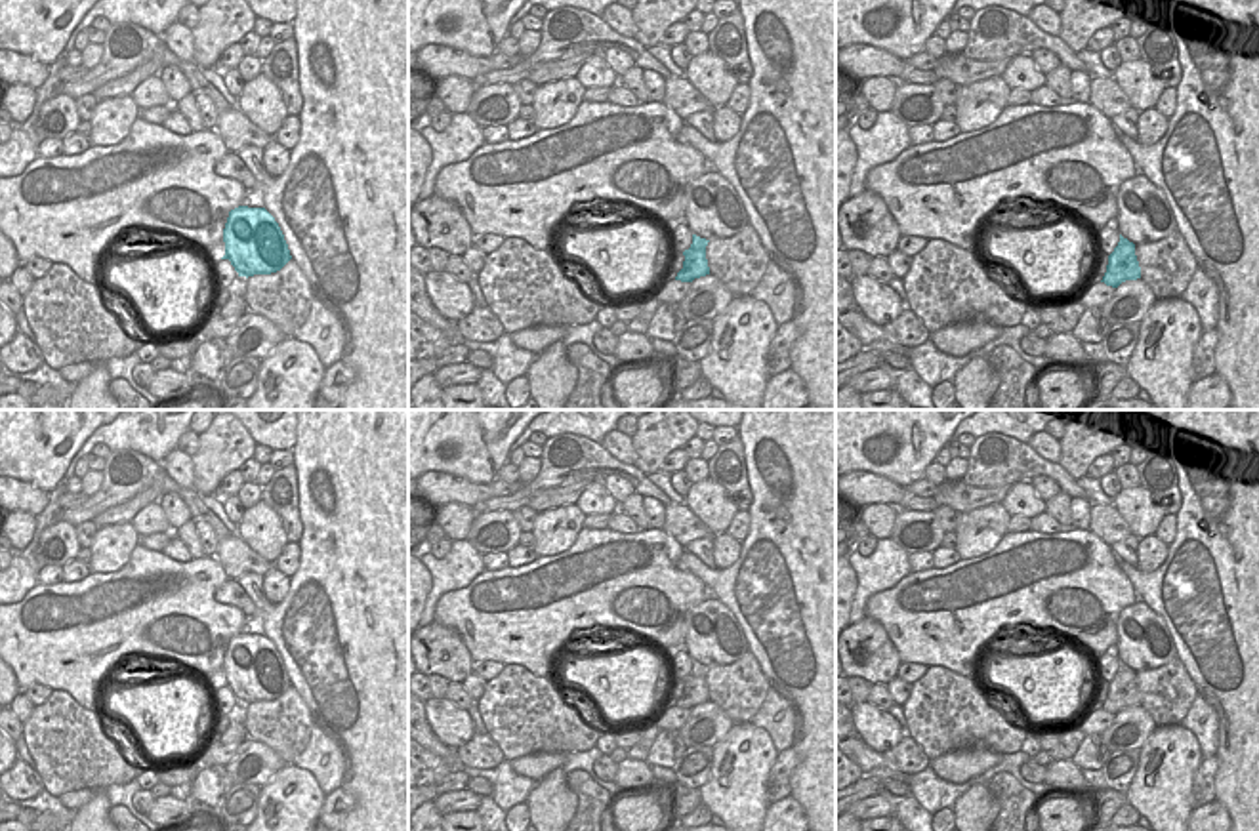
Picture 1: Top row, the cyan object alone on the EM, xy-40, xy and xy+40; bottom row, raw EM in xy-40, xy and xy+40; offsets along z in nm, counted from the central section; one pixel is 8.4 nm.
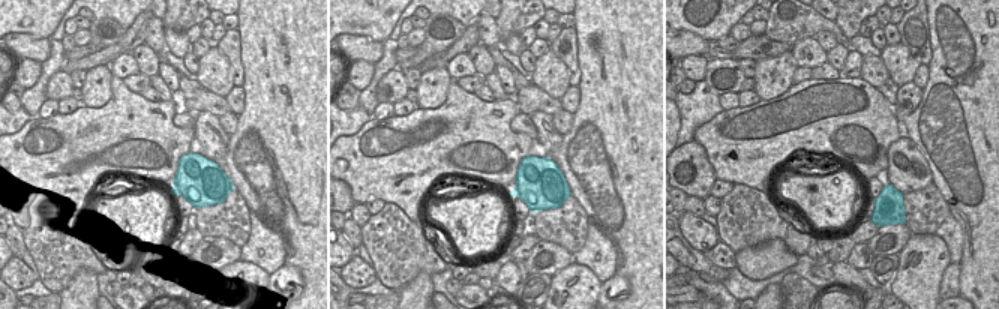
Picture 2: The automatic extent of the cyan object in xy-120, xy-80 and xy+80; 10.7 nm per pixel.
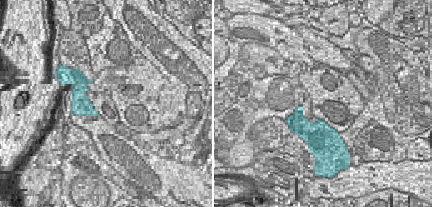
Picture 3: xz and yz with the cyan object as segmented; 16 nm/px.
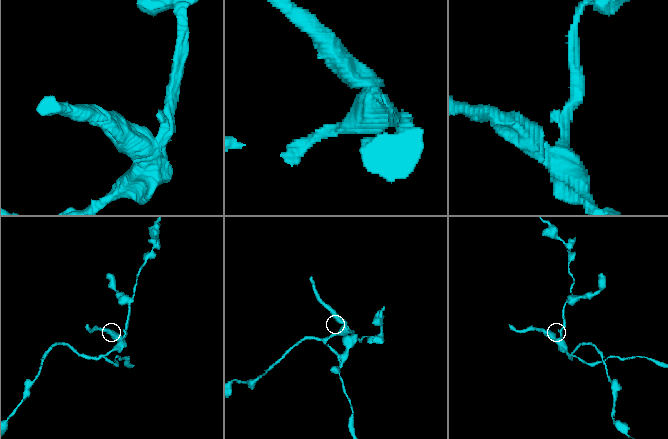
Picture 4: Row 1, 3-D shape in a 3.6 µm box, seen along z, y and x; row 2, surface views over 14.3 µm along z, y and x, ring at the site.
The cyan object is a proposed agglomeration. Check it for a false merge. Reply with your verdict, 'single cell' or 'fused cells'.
fused cells

